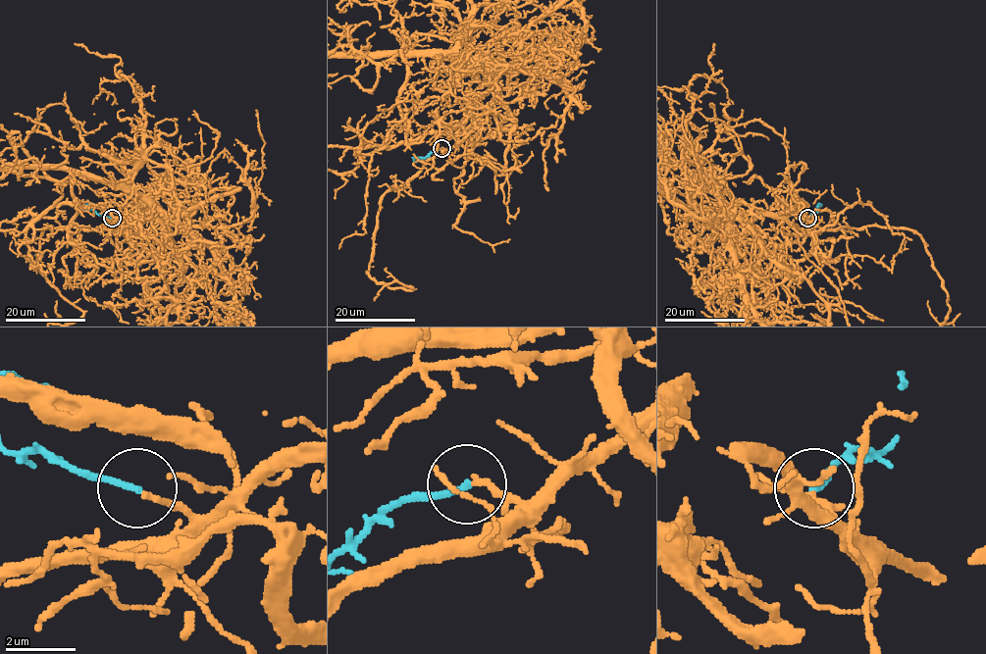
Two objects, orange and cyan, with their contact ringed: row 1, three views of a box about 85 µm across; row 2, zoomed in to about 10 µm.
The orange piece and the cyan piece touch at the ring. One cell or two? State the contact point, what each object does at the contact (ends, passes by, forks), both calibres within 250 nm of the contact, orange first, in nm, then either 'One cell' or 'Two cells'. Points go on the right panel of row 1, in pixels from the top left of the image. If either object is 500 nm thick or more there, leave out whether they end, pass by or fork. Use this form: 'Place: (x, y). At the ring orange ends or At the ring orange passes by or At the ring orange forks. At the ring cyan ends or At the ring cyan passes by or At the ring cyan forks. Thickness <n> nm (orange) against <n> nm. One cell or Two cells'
Place: (807, 218). At the ring orange ends. At the ring cyan ends. Thickness 170 nm (orange) against 180 nm. One cell

